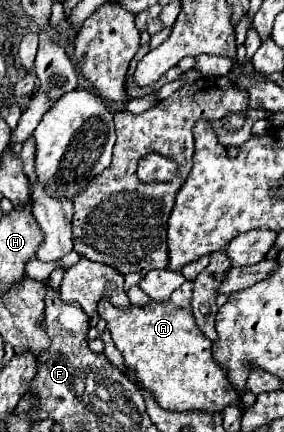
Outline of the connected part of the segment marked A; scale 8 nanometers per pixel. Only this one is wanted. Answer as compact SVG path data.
M106 296L98 304L98 314L108 322L108 330L112 334L112 340L120 354L124 356L124 362L128 364L130 372L136 372L138 382L150 390L156 396L156 402L172 412L184 412L184 410L222 410L228 404L240 406L238 392L228 384L226 374L222 368L212 360L212 342L198 330L190 310L184 310L180 306L174 306L172 302L148 302L146 306L130 304L128 308L114 306Z

